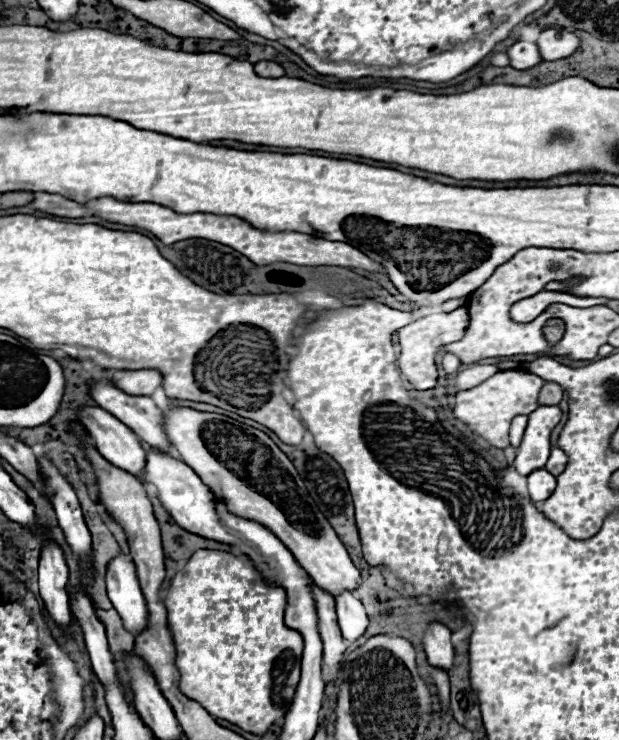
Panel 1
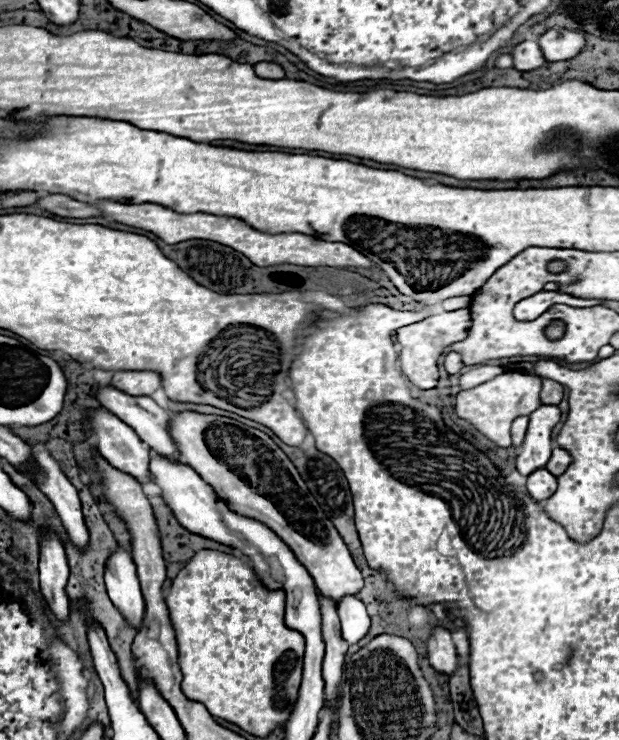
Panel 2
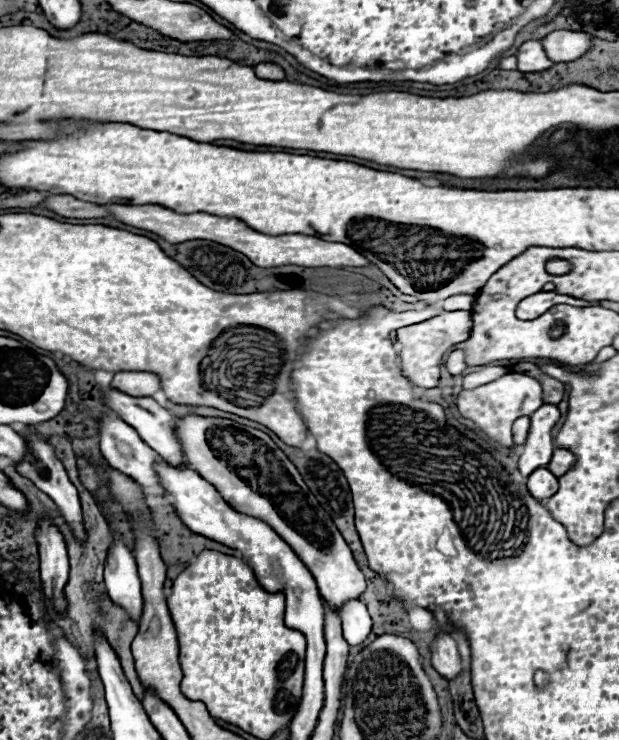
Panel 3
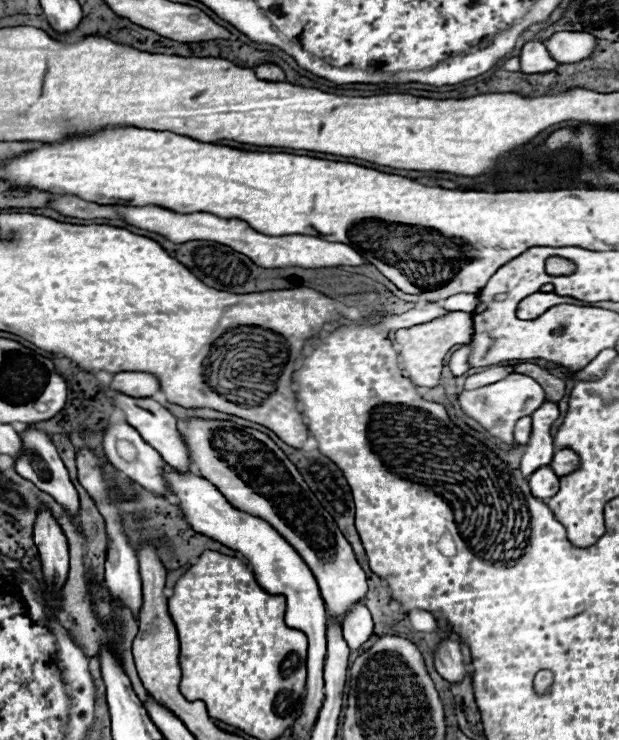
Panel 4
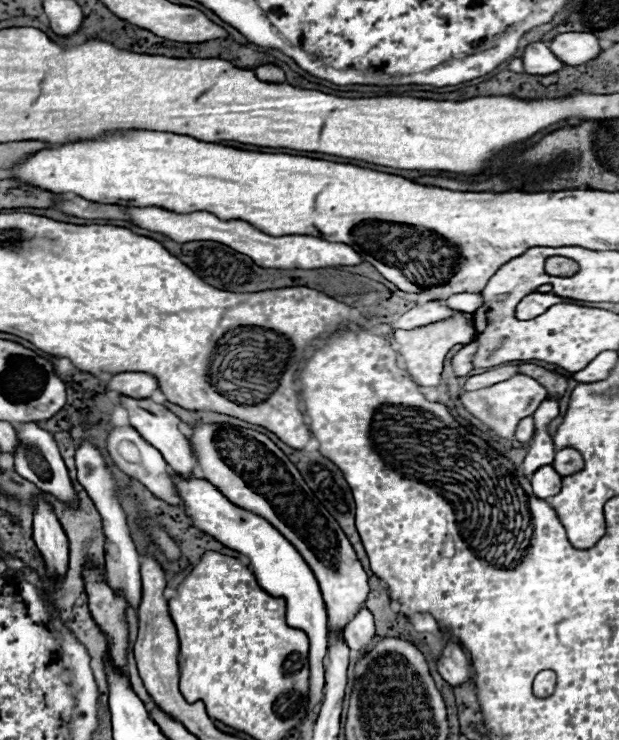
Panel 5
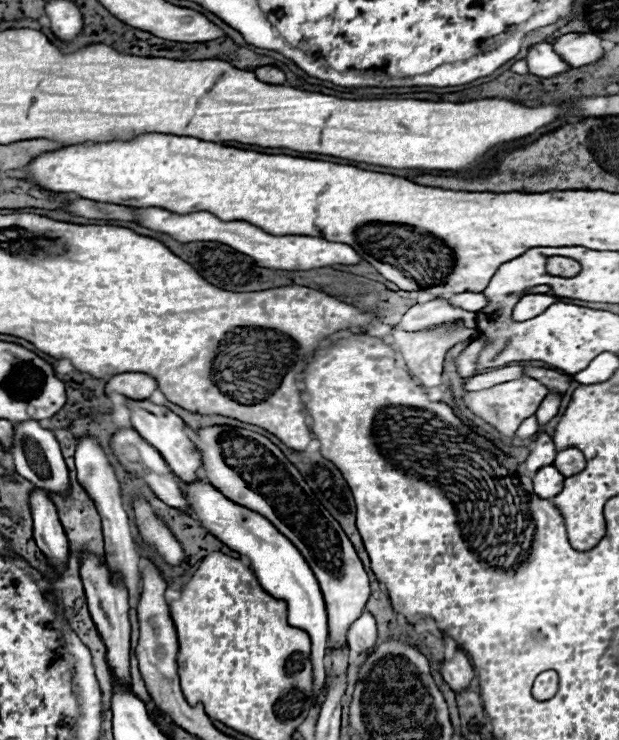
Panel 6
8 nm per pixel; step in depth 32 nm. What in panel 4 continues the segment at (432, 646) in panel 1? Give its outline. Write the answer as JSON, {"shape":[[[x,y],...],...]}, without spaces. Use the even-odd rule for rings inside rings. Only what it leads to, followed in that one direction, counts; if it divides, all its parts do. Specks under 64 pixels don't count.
{"shape":[[[446,638],[442,640],[436,656],[434,656],[434,666],[438,670],[438,674],[448,680],[450,684],[460,682],[468,672],[464,668],[464,656],[460,652],[460,644]]]}

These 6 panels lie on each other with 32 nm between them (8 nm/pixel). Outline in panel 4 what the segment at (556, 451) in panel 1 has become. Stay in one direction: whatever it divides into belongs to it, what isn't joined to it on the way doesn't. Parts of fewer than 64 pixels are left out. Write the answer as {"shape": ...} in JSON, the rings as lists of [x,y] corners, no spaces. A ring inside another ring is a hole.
{"shape":[[[558,450],[554,454],[554,460],[550,462],[550,466],[558,476],[564,476],[564,474],[570,474],[572,470],[578,470],[580,458],[574,450]]]}

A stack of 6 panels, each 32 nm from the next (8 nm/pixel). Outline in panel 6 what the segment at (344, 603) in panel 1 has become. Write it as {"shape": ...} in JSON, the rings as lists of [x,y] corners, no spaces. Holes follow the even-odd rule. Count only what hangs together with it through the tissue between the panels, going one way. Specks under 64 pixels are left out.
{"shape":[[[364,612],[358,618],[358,622],[354,622],[348,630],[348,646],[358,654],[368,654],[368,650],[376,646],[376,638],[378,638],[376,622],[368,612]]]}

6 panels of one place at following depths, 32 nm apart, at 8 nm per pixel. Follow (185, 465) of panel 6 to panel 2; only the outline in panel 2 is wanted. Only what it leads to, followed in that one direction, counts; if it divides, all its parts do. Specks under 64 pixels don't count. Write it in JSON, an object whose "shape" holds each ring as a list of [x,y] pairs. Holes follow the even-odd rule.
{"shape":[[[112,386],[100,388],[98,390],[98,400],[104,408],[108,408],[112,414],[116,414],[122,422],[126,422],[130,428],[136,430],[136,434],[142,438],[142,442],[146,442],[154,452],[158,452],[160,456],[180,462],[178,456],[178,446],[174,442],[174,438],[170,436],[170,414],[166,410],[162,410],[150,396],[128,396]]]}

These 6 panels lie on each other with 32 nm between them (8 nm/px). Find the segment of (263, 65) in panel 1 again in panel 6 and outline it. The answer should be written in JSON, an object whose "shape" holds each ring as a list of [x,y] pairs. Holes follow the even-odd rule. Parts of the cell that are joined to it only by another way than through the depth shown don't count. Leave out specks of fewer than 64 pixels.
{"shape":[[[264,66],[264,68],[270,68],[270,70],[258,68],[258,70],[254,72],[258,80],[262,80],[262,82],[266,82],[266,84],[284,84],[284,82],[286,82],[286,76],[284,76],[282,70],[278,70],[278,68],[274,68],[274,66]]]}

